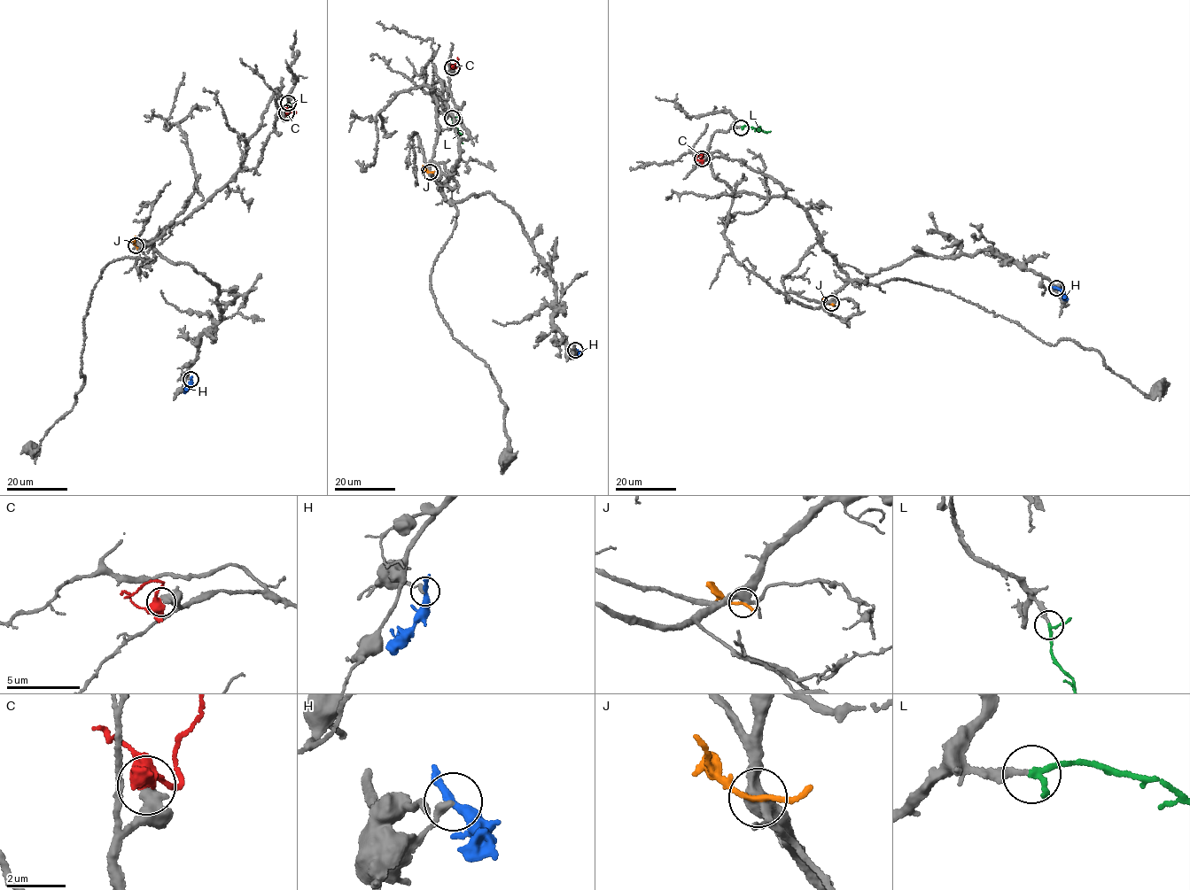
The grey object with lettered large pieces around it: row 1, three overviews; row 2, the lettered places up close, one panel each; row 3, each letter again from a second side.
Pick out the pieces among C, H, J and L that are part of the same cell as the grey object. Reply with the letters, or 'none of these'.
L

